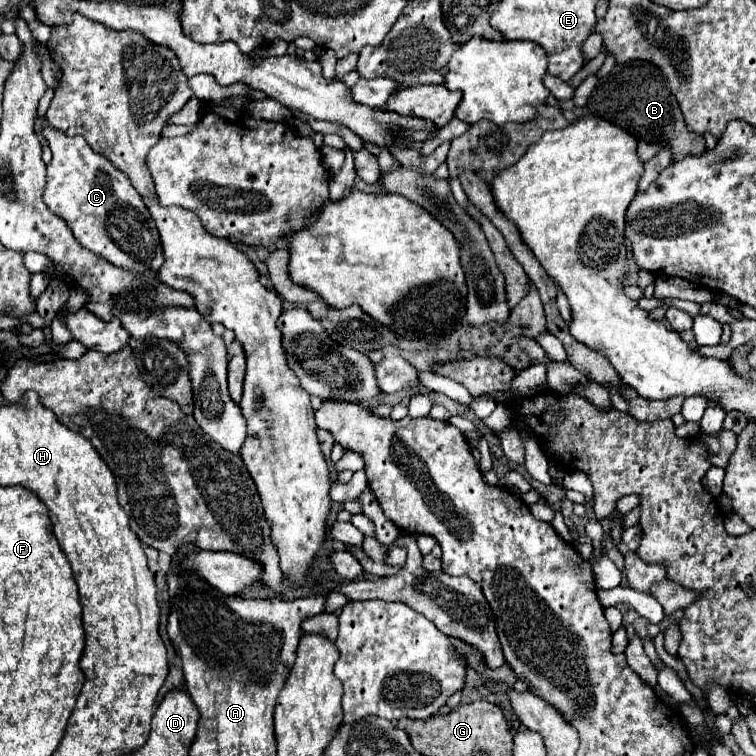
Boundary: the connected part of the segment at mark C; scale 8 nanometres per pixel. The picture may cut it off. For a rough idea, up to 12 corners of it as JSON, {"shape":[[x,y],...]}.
{"shape":[[46,124],[46,206],[114,266],[160,270],[128,176]]}

